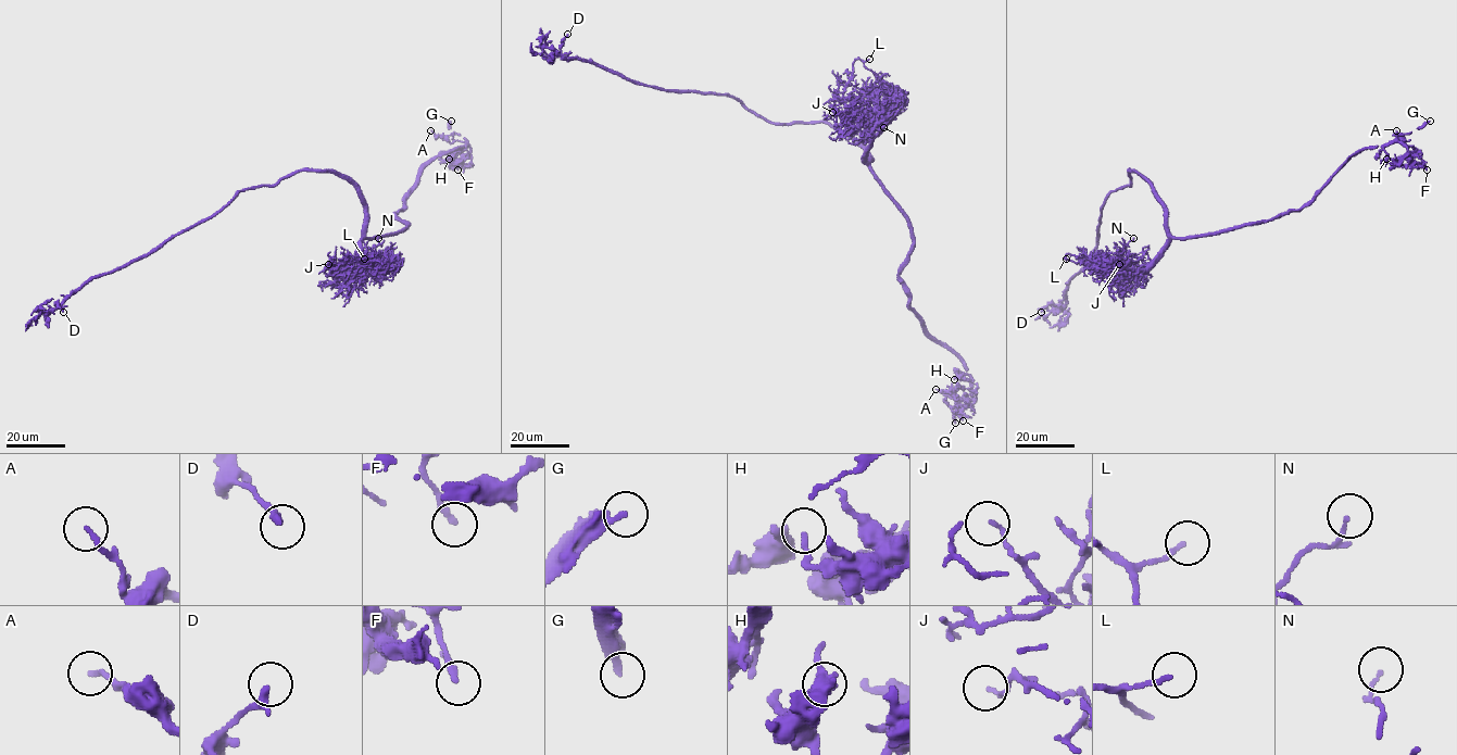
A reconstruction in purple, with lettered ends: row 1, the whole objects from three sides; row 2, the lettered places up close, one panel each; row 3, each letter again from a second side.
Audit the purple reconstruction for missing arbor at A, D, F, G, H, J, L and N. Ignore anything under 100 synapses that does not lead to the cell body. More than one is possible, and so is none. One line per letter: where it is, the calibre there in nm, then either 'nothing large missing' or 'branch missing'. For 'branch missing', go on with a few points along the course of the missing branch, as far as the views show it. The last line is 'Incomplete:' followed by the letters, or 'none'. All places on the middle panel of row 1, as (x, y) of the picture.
A: place (936, 389); calibre 170 nm; nothing large missing
D: place (567, 34); calibre 280 nm; nothing large missing
F: place (963, 420); calibre 220 nm; nothing large missing
G: place (955, 423); calibre 320 nm; branch missing
H: place (954, 379); calibre 190 nm; nothing large missing
J: place (832, 112); calibre 120 nm; nothing large missing
L: place (869, 59); calibre 160 nm; nothing large missing
N: place (883, 127); calibre 120 nm; nothing large missing
Incomplete: G

